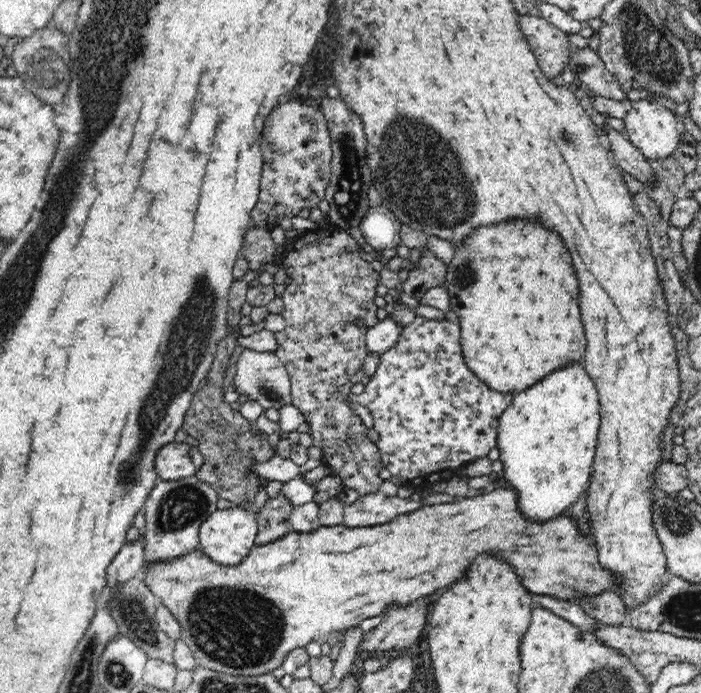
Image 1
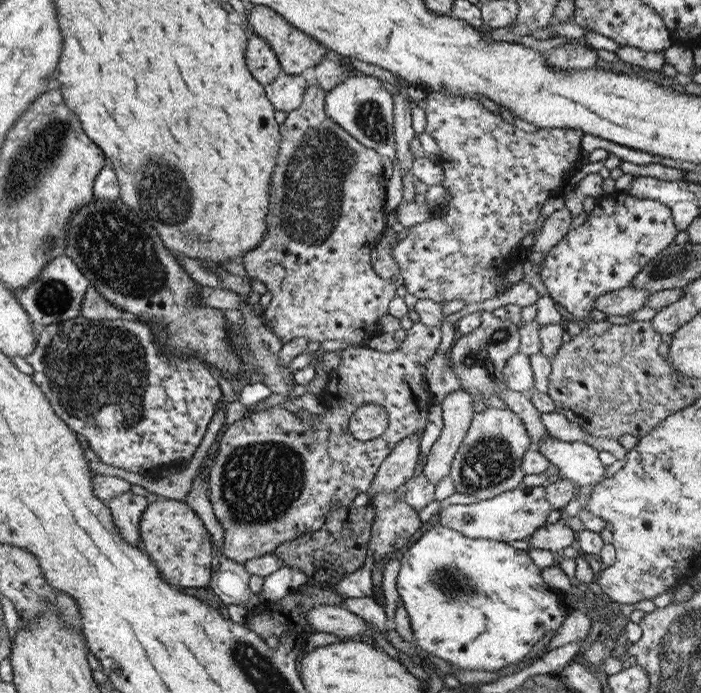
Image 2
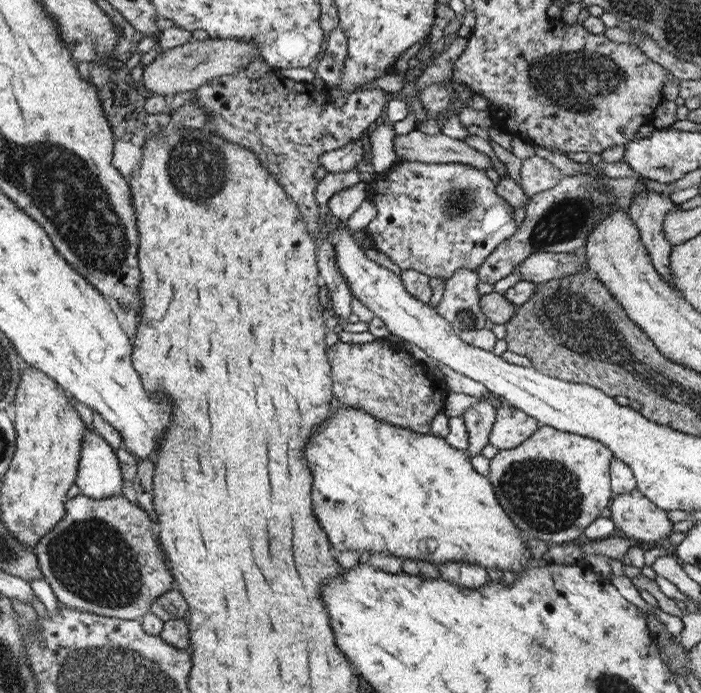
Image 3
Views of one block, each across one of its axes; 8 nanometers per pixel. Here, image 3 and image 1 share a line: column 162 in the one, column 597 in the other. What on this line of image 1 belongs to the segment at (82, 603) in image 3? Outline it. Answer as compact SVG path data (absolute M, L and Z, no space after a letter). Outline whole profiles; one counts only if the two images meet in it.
M499 486L488 489L482 495L475 495L474 493L473 497L463 497L451 503L440 503L432 506L426 505L414 512L401 514L394 518L394 520L386 524L379 524L378 526L350 528L342 524L336 526L320 526L310 532L292 531L274 542L260 546L255 544L250 549L248 556L236 566L218 564L206 555L201 547L198 547L188 551L186 554L167 561L156 561L149 565L143 565L141 574L148 589L152 591L152 594L155 594L158 601L164 607L167 607L174 618L176 618L176 621L180 623L182 630L181 640L186 642L186 645L194 654L198 665L216 672L234 676L258 676L270 673L275 668L280 667L288 652L292 652L296 648L306 647L307 644L313 641L323 641L324 639L331 638L339 632L345 632L348 628L358 626L360 622L368 618L382 616L389 610L389 607L395 605L406 607L419 599L424 599L429 594L436 593L438 589L444 590L449 588L465 576L465 571L468 569L468 566L480 554L493 554L497 558L501 558L501 560L507 562L514 569L514 573L516 573L518 579L522 581L522 585L530 593L550 596L557 600L564 600L565 602L577 603L582 598L598 596L598 594L606 591L615 591L622 584L618 575L606 571L599 563L598 551L590 533L580 534L575 522L567 513L560 514L558 518L552 518L552 520L546 520L546 522L528 520L519 511L516 491L510 487Z

